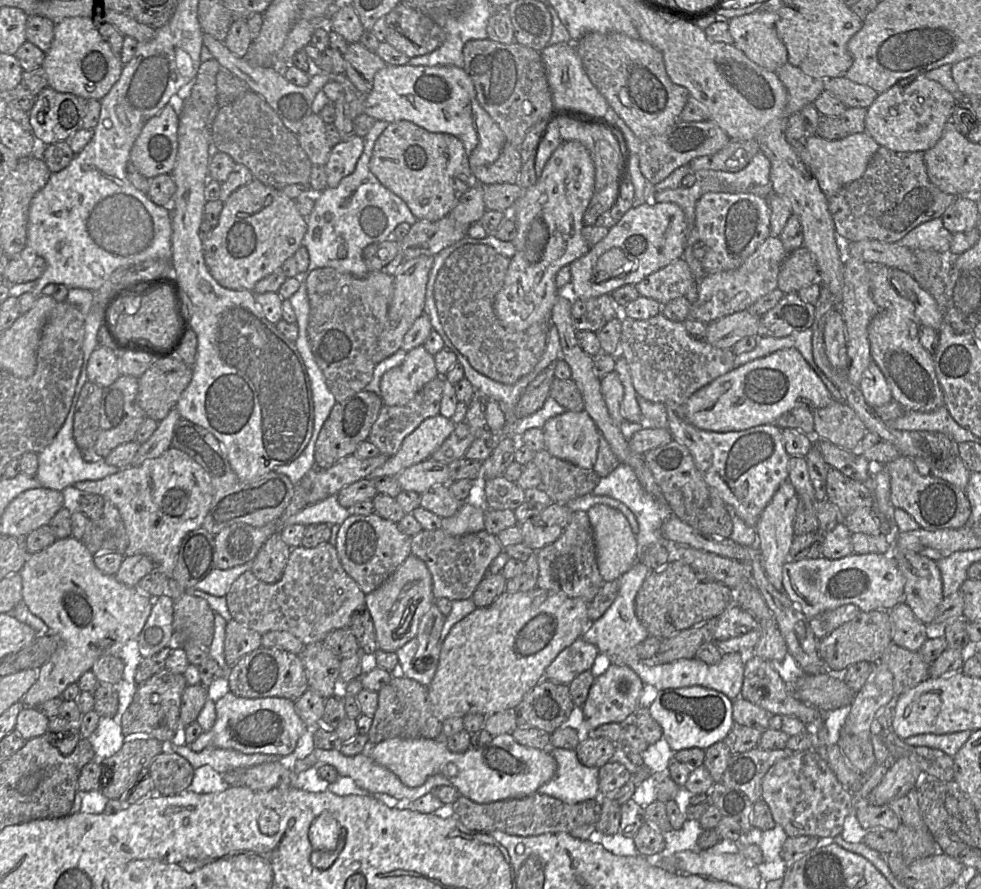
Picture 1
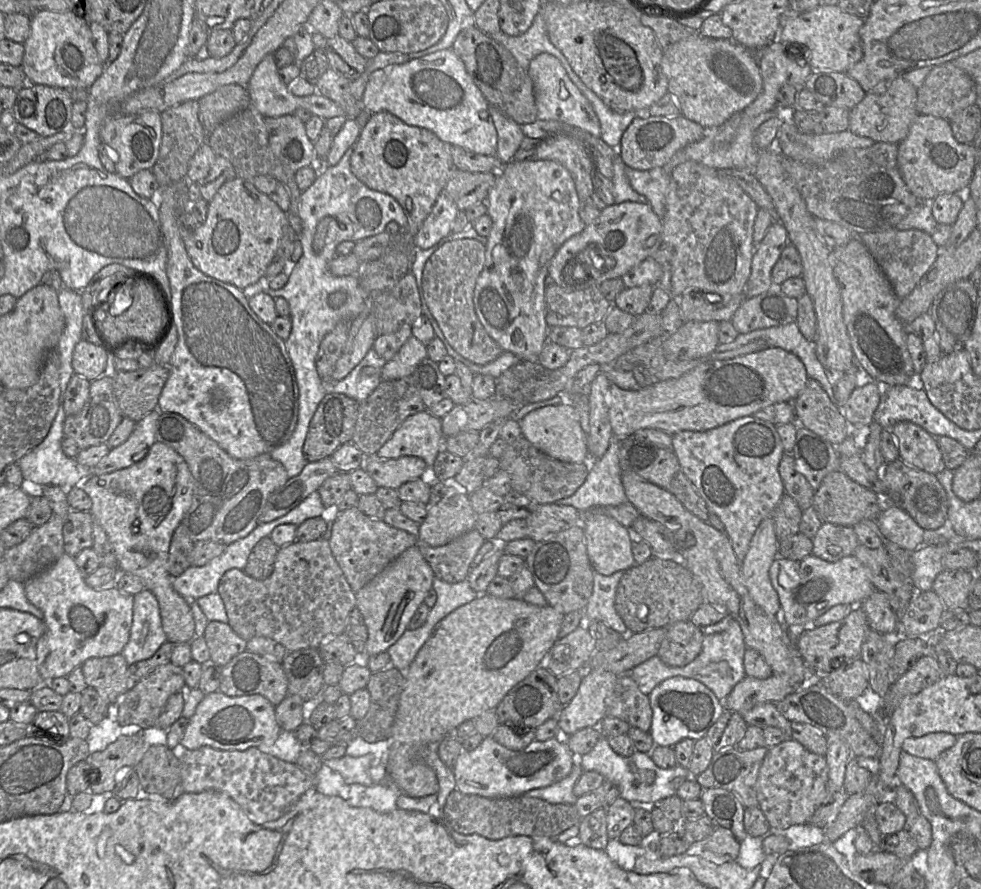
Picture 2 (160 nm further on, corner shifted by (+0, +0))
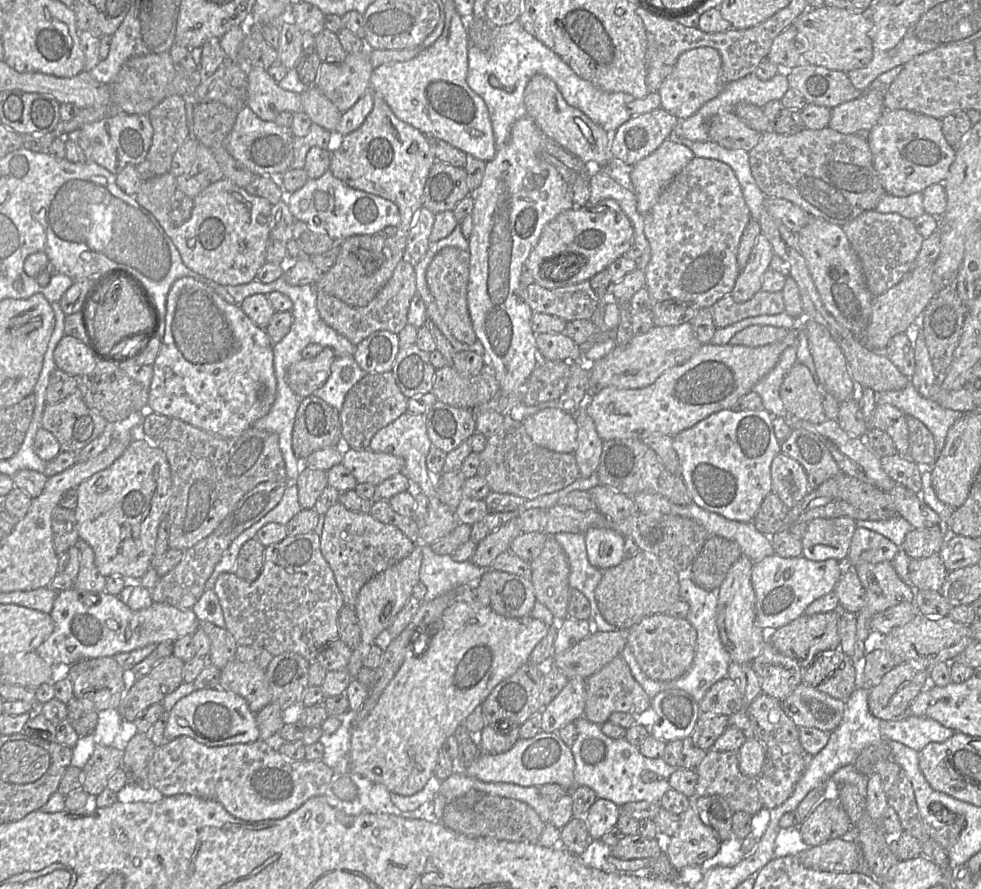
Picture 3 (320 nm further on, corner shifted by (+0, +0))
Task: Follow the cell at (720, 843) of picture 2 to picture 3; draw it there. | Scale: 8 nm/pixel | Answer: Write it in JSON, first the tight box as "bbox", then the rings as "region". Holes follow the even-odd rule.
{"bbox":[664,804,721,867],"region":[[[694,804],[679,815],[679,822],[678,830],[664,840],[665,851],[674,867],[700,866],[718,853],[721,840],[703,823]]]}

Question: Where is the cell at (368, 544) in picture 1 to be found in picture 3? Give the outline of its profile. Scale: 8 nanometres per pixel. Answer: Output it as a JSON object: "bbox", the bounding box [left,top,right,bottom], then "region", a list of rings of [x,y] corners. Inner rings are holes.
{"bbox":[320,502,415,607],"region":[[[339,502],[324,514],[320,549],[334,574],[344,604],[349,607],[354,607],[365,583],[409,556],[415,544],[396,526],[384,524],[369,513],[351,511]]]}

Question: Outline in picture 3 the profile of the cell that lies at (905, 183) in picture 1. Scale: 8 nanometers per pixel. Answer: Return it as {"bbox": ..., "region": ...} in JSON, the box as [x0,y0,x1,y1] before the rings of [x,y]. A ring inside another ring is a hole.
{"bbox":[748,127,887,227],"region":[[[828,127],[819,130],[803,129],[802,131],[793,135],[779,134],[773,130],[770,130],[761,134],[757,145],[748,153],[751,173],[756,181],[757,186],[766,197],[782,198],[788,200],[794,205],[803,209],[810,216],[823,219],[840,227],[843,227],[844,225],[850,223],[863,212],[875,210],[881,198],[887,194],[882,186],[879,175],[874,168],[873,156],[870,151],[868,142],[865,137],[860,134],[843,134]]]}

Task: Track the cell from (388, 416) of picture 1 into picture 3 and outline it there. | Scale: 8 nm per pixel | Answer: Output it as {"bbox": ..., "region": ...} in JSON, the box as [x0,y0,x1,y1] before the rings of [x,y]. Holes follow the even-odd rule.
{"bbox":[339,371,408,449],"region":[[[391,371],[367,374],[348,391],[339,411],[343,448],[369,449],[372,437],[406,413],[407,404],[408,398],[402,394]]]}

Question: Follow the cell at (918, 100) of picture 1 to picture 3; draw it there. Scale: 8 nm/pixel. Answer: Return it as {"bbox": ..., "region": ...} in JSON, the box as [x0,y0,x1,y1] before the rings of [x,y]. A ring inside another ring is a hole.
{"bbox":[828,88,885,134],"region":[[[869,88],[862,95],[831,109],[828,128],[843,134],[868,133],[885,110],[885,89]]]}

